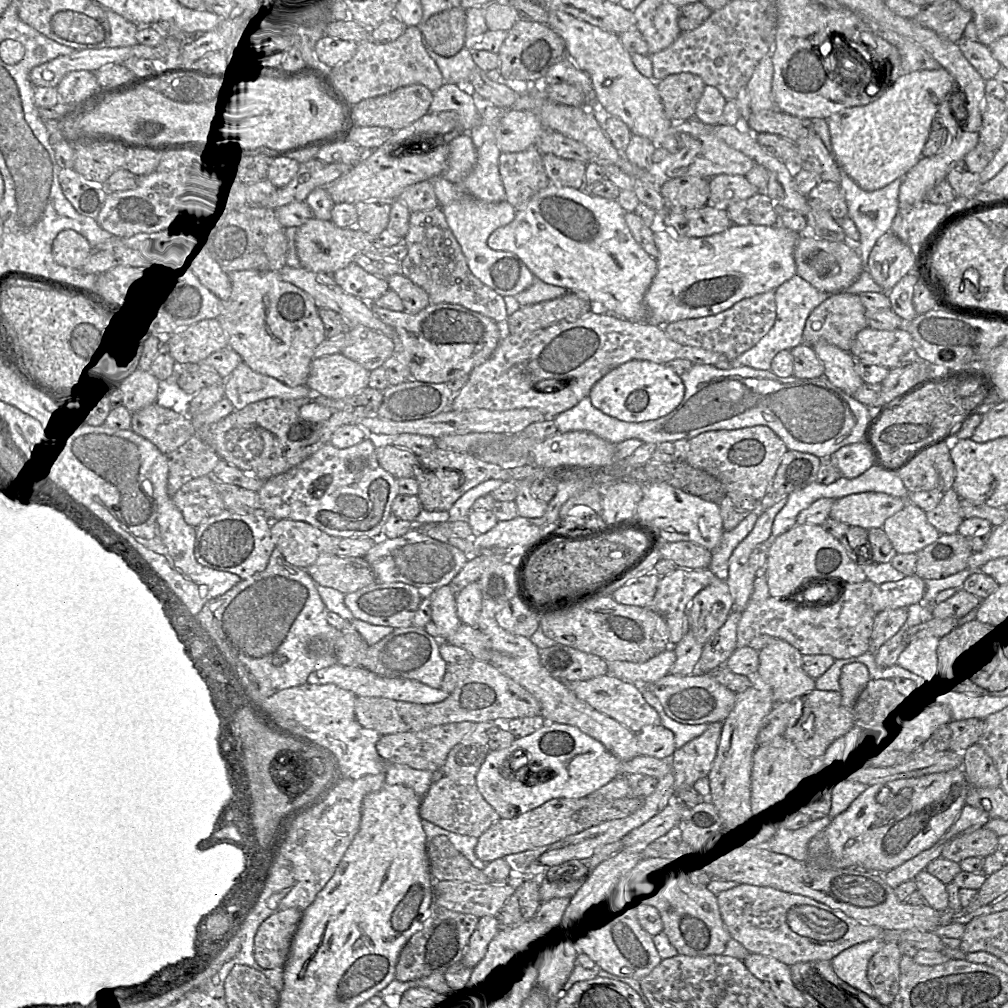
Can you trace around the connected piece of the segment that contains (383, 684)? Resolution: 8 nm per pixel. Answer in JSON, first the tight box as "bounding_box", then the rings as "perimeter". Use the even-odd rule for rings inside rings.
{"bounding_box":[307,664,449,704],"perimeter":[[[339,664],[312,672],[307,682],[314,685],[334,684],[344,690],[354,693],[357,697],[382,697],[416,704],[434,704],[445,700],[449,696],[447,692],[441,689],[431,688],[417,680],[388,678],[380,676],[363,667],[347,667]]]}

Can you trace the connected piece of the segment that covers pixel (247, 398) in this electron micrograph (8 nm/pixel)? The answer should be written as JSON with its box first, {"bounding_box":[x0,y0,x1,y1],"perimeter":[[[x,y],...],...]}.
{"bounding_box":[224,362,314,410],"perimeter":[[[241,362],[224,382],[224,397],[240,410],[266,398],[302,399],[314,395],[306,385],[290,387],[279,380],[253,371]]]}

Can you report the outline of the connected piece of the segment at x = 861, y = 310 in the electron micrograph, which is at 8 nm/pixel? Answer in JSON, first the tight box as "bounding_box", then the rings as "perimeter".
{"bounding_box":[802,291,868,352],"perimeter":[[[846,291],[831,294],[809,314],[803,330],[802,343],[812,346],[818,341],[825,341],[849,352],[857,333],[868,327],[865,312],[866,308],[860,295]]]}

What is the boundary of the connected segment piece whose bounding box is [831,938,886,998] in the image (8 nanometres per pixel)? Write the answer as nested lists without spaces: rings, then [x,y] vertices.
[[[878,938],[847,948],[831,960],[833,970],[850,986],[875,998],[867,978],[867,967],[869,960],[883,947],[885,942],[886,940]]]

